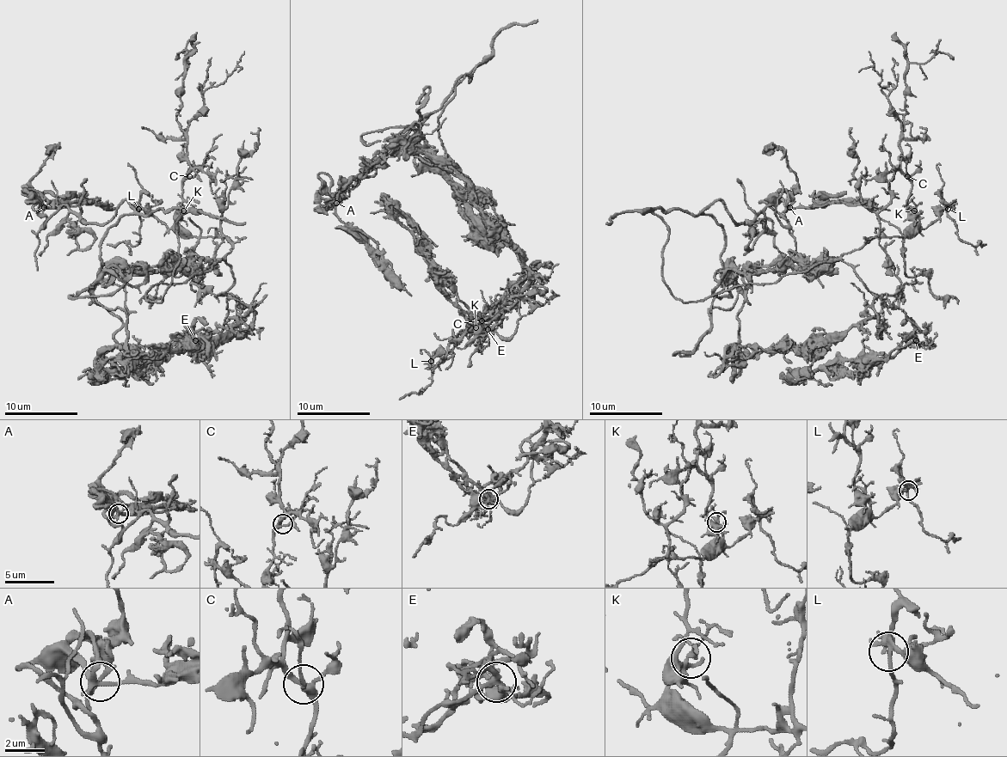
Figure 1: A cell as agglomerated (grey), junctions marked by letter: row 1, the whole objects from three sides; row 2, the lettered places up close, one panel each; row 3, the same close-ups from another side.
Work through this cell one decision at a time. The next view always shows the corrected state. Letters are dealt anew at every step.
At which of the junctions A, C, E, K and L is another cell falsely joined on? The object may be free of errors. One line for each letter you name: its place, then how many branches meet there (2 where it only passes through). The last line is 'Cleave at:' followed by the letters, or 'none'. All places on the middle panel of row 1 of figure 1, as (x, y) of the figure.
Cleave at: none

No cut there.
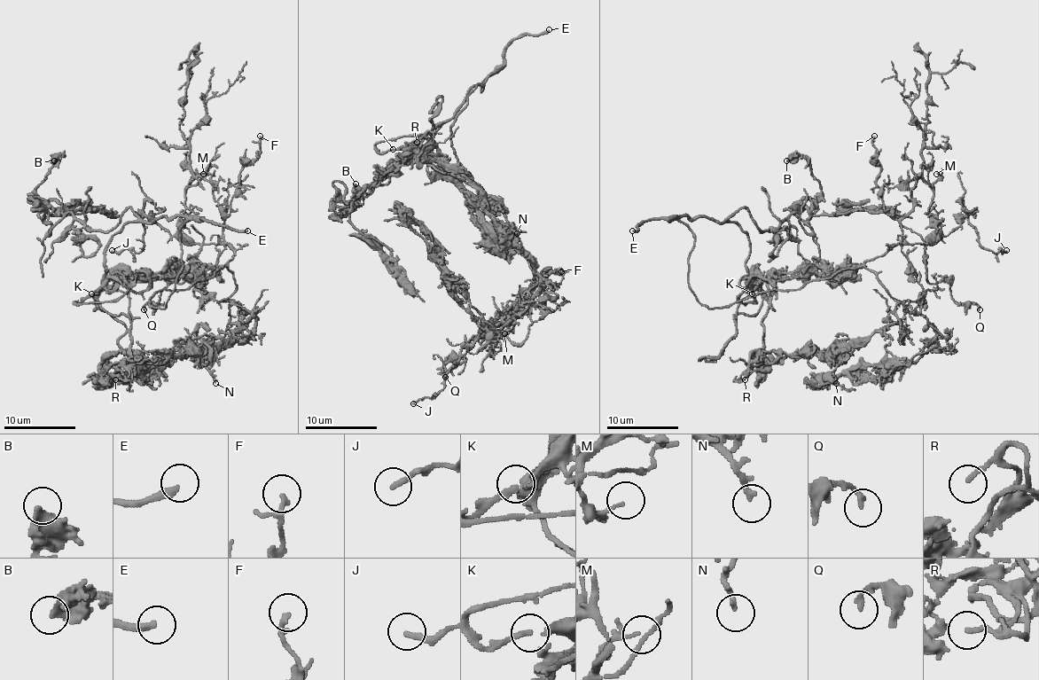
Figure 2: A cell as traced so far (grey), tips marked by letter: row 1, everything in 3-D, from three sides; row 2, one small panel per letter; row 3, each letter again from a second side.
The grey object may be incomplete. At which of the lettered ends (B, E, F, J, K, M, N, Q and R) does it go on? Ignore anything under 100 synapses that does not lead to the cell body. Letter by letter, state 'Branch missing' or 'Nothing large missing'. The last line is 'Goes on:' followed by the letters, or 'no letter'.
B: Nothing large missing
E: Branch missing
F: Nothing large missing
J: Nothing large missing
K: Nothing large missing
M: Nothing large missing
N: Nothing large missing
Q: Nothing large missing
R: Nothing large missing
Goes on: E

